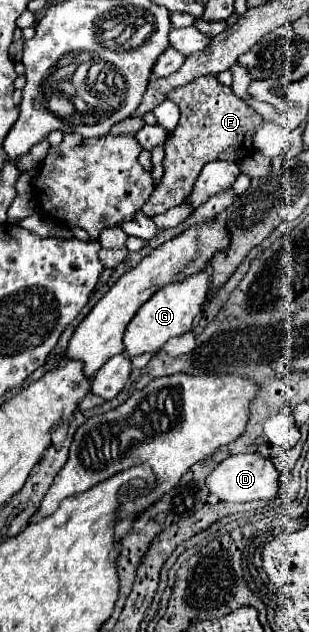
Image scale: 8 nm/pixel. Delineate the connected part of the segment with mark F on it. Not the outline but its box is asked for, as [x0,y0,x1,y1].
[141,74,263,218]

